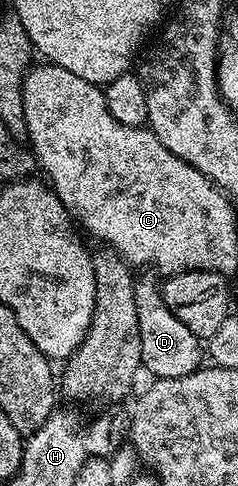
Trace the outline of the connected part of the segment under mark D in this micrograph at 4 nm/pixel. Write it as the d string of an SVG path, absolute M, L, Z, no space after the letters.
M136 279L135 297L137 298L137 326L141 329L141 358L143 368L151 371L156 380L165 378L181 378L185 374L193 374L205 364L205 348L199 337L182 324L165 306L163 289L151 280Z

